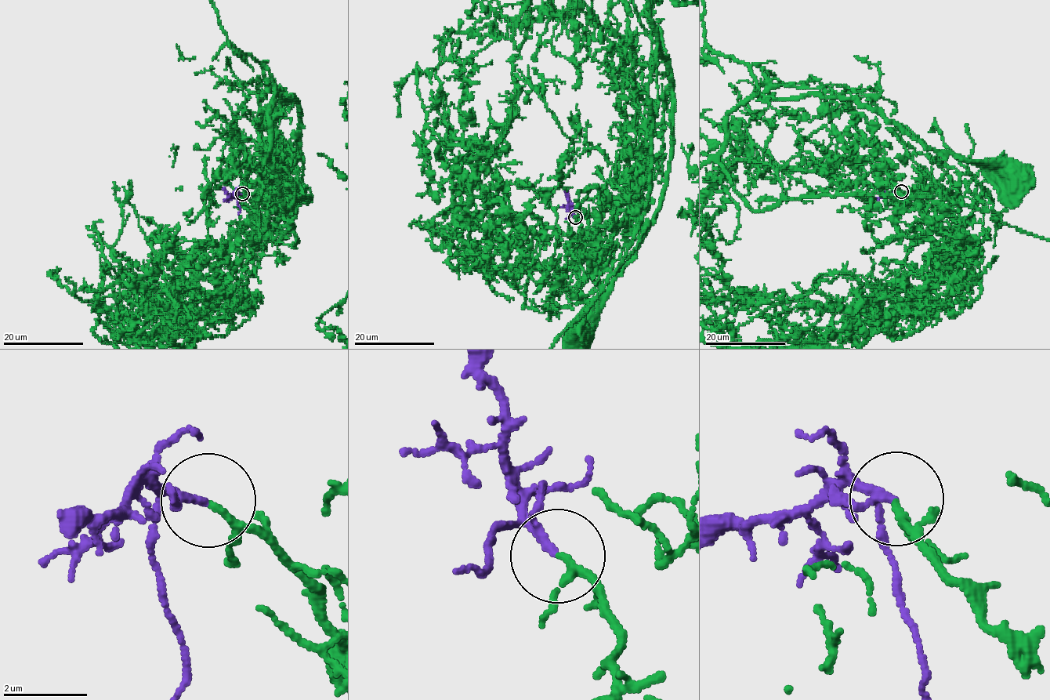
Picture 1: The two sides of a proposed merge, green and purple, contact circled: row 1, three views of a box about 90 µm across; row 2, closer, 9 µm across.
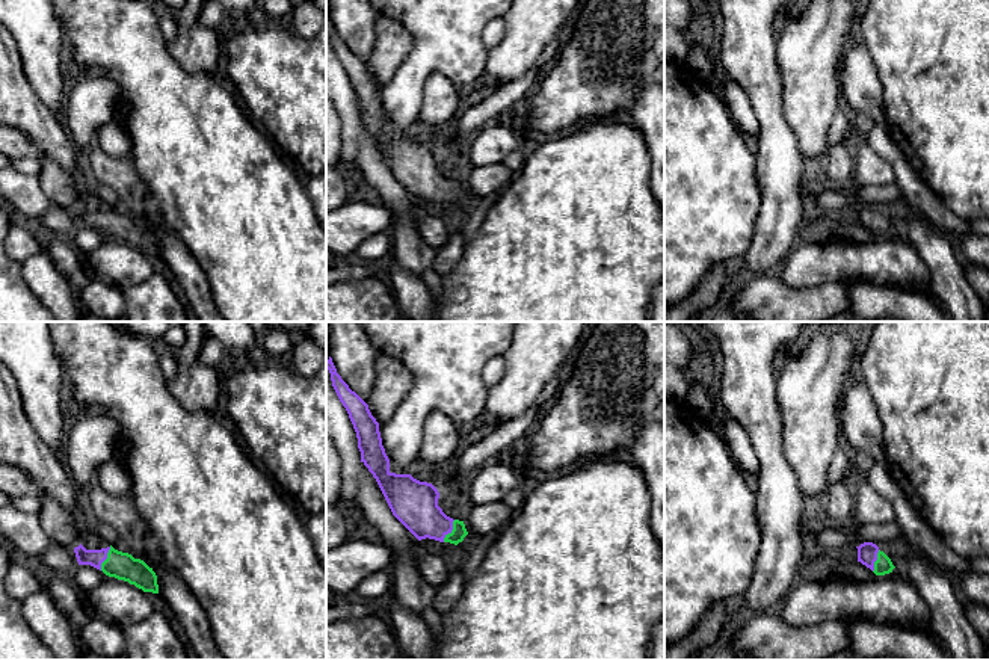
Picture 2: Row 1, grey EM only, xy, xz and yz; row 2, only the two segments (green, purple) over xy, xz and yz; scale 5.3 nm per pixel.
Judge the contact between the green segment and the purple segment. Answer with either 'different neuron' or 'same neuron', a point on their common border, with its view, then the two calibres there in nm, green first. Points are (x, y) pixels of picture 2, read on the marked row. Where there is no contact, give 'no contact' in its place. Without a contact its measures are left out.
same neuron | xz (452, 530) | 80/240 nm

